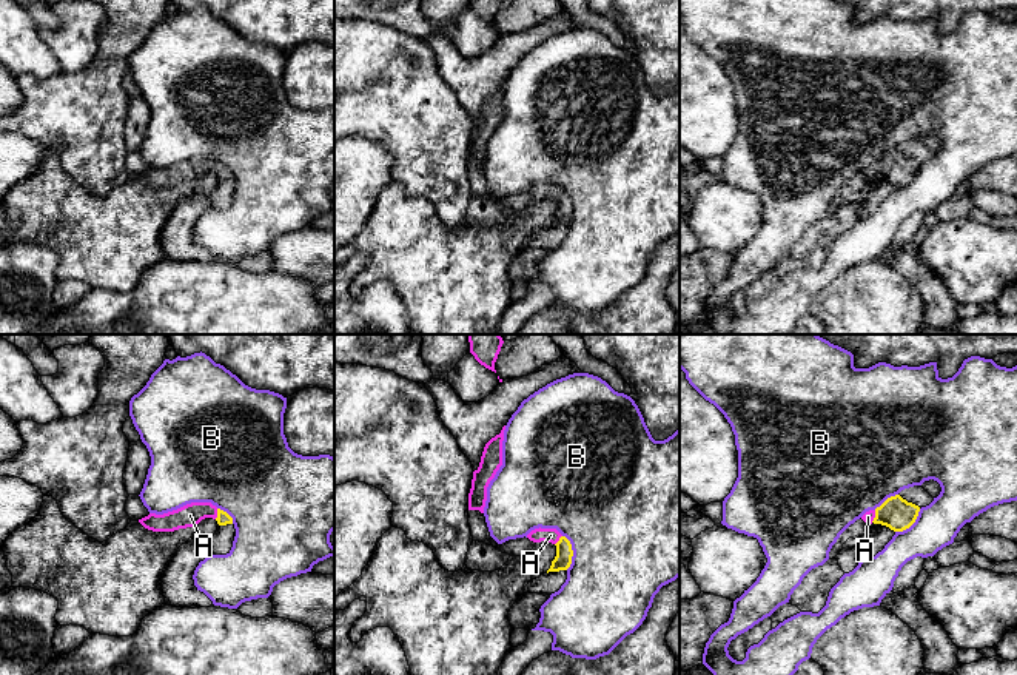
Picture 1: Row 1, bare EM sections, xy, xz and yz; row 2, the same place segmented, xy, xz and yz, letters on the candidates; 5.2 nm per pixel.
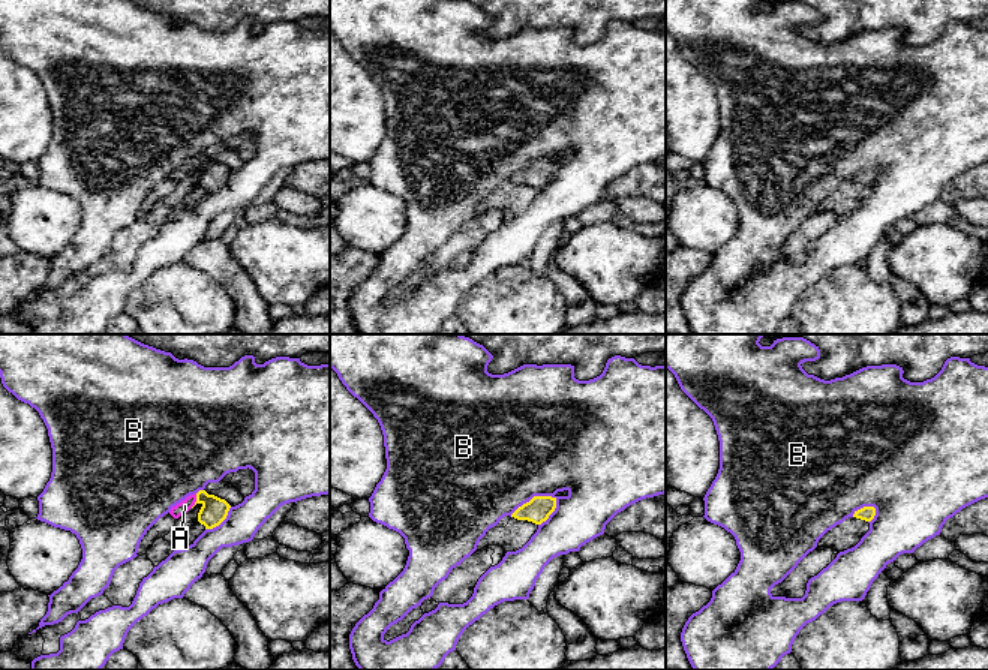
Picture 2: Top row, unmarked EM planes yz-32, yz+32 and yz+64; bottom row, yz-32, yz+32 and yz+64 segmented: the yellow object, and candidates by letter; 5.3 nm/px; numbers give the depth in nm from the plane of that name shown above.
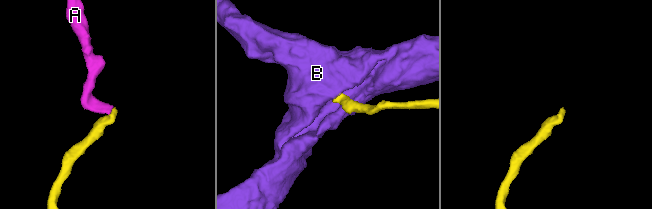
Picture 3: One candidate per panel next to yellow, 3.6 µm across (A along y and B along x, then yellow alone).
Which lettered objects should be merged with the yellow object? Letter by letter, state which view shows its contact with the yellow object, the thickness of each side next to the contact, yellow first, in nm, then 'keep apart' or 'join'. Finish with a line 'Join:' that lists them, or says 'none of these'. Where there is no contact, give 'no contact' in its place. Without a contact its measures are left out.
A: yz | 170/60 nm | join
B: xz | 90/500 nm | keep apart
Join: A

